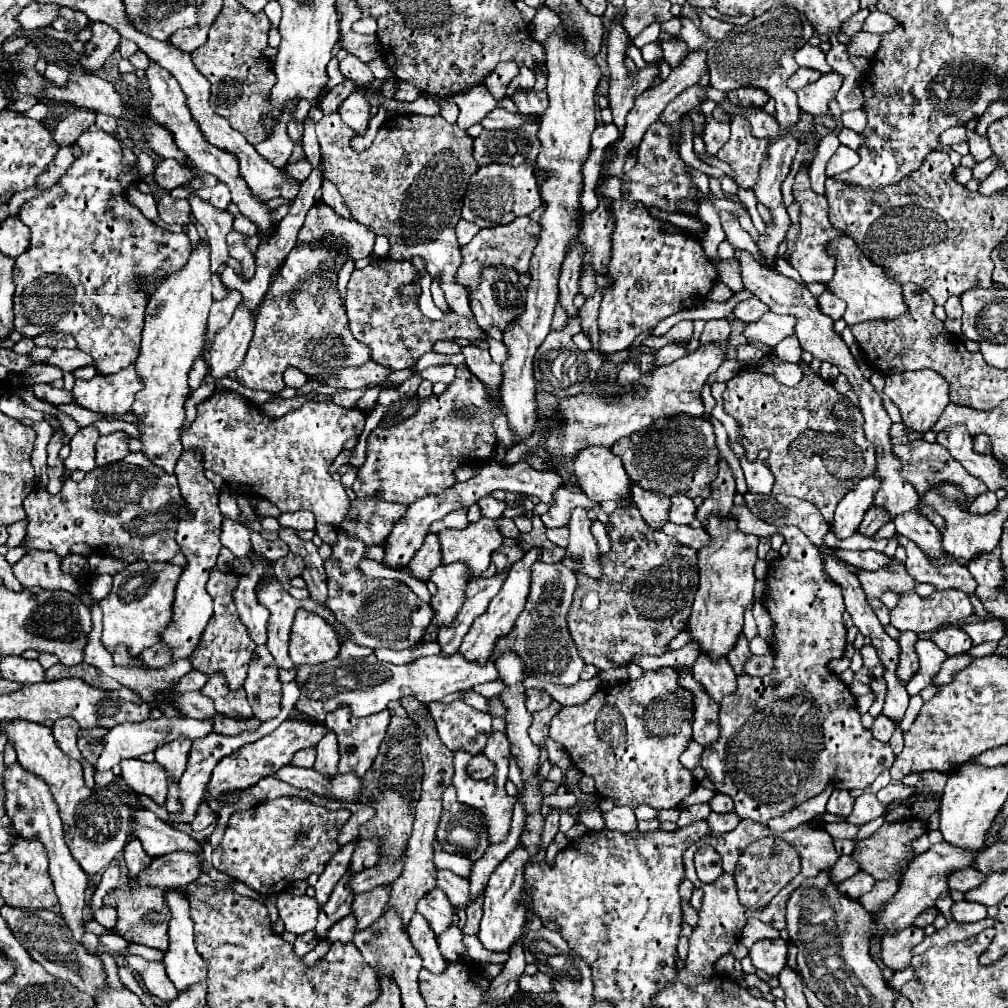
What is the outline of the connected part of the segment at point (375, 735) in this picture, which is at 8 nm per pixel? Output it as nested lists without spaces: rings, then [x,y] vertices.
[[[338,706],[334,712],[328,712],[324,724],[328,724],[336,736],[338,736],[338,746],[340,746],[340,764],[338,764],[338,772],[346,774],[346,772],[356,772],[358,776],[364,776],[364,772],[372,766],[380,742],[384,740],[388,722],[390,722],[392,714],[390,710],[368,716],[368,718],[352,718],[352,714],[348,714],[348,706]]]

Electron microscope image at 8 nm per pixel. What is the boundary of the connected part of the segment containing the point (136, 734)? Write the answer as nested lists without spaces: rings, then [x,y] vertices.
[[[158,718],[158,720],[144,720],[144,722],[130,722],[130,724],[118,724],[108,730],[104,736],[102,752],[96,760],[96,770],[112,770],[116,764],[120,764],[122,758],[140,758],[146,752],[154,752],[160,744],[174,740],[176,736],[188,736],[190,740],[202,738],[212,732],[210,720],[194,720],[194,718]]]

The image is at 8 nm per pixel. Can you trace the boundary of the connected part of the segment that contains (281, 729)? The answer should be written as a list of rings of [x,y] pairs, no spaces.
[[[296,720],[282,722],[272,734],[268,734],[252,744],[242,746],[240,750],[236,750],[230,756],[224,756],[212,772],[212,778],[208,782],[208,794],[212,798],[220,798],[220,796],[232,794],[236,790],[248,790],[260,778],[276,774],[276,770],[280,770],[280,766],[290,764],[290,758],[294,756],[294,752],[316,746],[324,734],[326,734],[326,728],[322,724],[308,724],[308,722],[296,722]]]

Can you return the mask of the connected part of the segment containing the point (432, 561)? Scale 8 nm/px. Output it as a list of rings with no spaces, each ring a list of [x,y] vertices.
[[[428,534],[422,548],[416,552],[416,558],[412,558],[412,562],[408,564],[408,568],[416,578],[428,582],[430,572],[436,566],[440,566],[440,542],[438,534]]]

